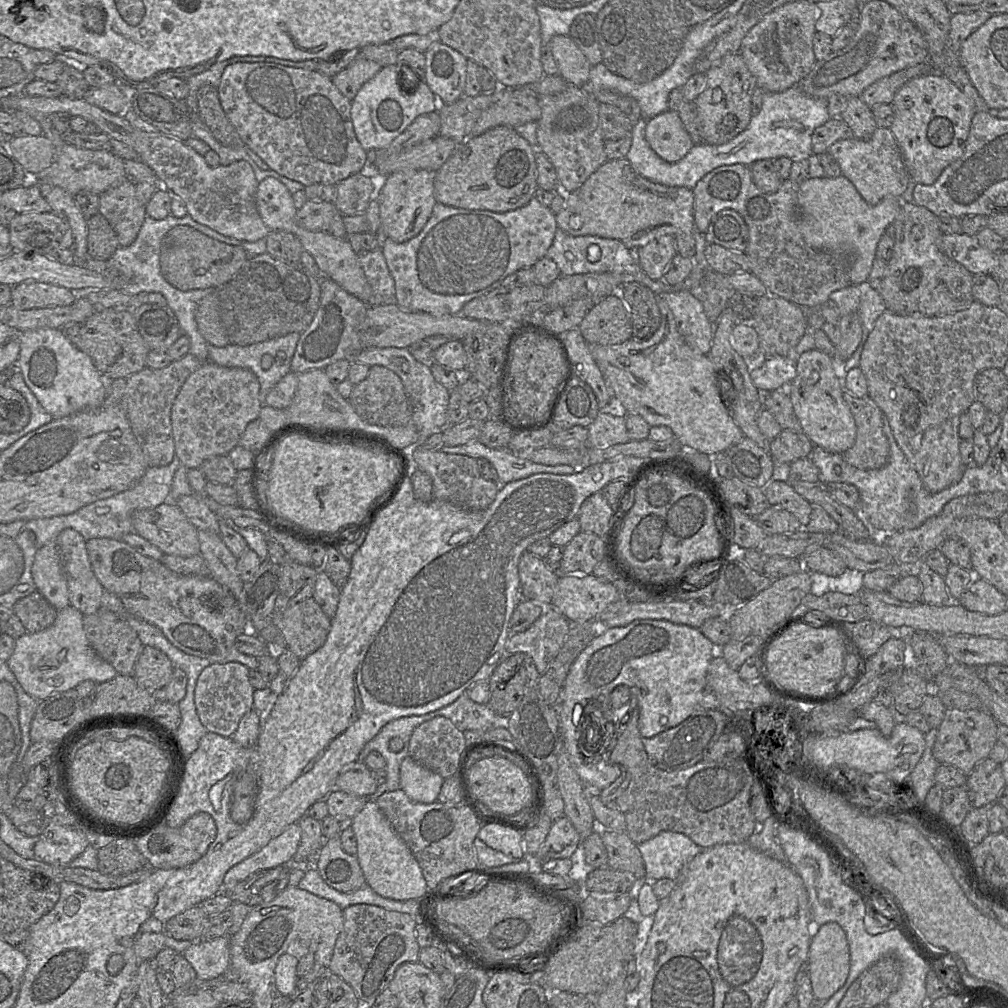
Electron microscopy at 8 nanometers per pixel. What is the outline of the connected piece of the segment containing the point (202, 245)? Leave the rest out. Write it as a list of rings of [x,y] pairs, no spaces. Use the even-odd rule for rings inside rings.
[[[178,225],[162,239],[161,273],[169,284],[181,291],[219,288],[231,280],[249,258],[241,245],[230,245],[190,226]]]

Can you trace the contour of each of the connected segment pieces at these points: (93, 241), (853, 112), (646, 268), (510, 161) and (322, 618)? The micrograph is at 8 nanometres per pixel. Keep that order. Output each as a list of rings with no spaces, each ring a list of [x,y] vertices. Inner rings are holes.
[[[100,213],[87,219],[88,235],[88,256],[94,260],[108,260],[120,246],[117,235]]]
[[[860,97],[848,99],[840,119],[850,127],[854,137],[859,140],[869,140],[878,127],[872,108],[867,106]]]
[[[664,235],[635,250],[636,261],[648,277],[663,279],[665,271],[677,254],[675,236]]]
[[[497,126],[459,143],[453,154],[434,173],[438,203],[474,210],[507,212],[525,206],[535,195],[537,149],[513,127]]]
[[[312,597],[295,603],[282,613],[272,612],[271,618],[282,634],[284,648],[300,660],[325,643],[331,627],[331,618]]]

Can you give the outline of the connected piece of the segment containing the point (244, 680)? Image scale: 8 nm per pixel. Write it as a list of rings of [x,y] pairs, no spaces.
[[[237,662],[212,663],[199,675],[194,702],[201,724],[208,732],[231,738],[242,717],[253,709],[253,693],[248,678],[249,669]]]

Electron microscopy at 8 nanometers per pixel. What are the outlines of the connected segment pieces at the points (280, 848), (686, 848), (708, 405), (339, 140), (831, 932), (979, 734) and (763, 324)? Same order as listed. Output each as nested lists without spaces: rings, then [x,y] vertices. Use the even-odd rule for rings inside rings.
[[[291,824],[281,835],[272,839],[261,850],[233,866],[225,874],[223,886],[233,886],[258,871],[290,863],[297,851],[300,839],[301,828],[299,824]]]
[[[663,831],[637,845],[642,855],[647,881],[679,877],[682,869],[703,848],[683,833]]]
[[[657,296],[661,323],[649,339],[630,338],[621,344],[588,344],[607,387],[611,391],[615,408],[626,414],[640,415],[652,426],[669,427],[685,449],[694,449],[709,456],[725,452],[744,437],[731,416],[730,402],[724,403],[716,378],[713,362],[708,355],[693,350],[677,329],[674,315],[662,297]]]
[[[272,62],[234,63],[227,66],[221,76],[218,86],[220,103],[224,112],[239,133],[243,142],[260,156],[268,166],[286,176],[287,178],[300,182],[304,186],[311,184],[338,184],[351,175],[367,171],[370,166],[370,153],[359,143],[351,119],[351,101],[346,98],[335,86],[331,77],[327,77],[316,70],[307,70],[285,66]]]
[[[828,922],[819,927],[811,939],[807,961],[814,998],[816,1002],[824,1003],[844,985],[850,970],[849,944],[839,924]]]
[[[946,709],[944,719],[937,728],[932,755],[940,765],[953,766],[968,777],[976,765],[989,757],[998,741],[998,725],[993,717],[983,709]]]
[[[765,295],[759,300],[751,324],[758,334],[762,354],[766,357],[788,356],[797,362],[800,354],[795,352],[795,346],[808,332],[807,317],[804,309],[782,297]]]

